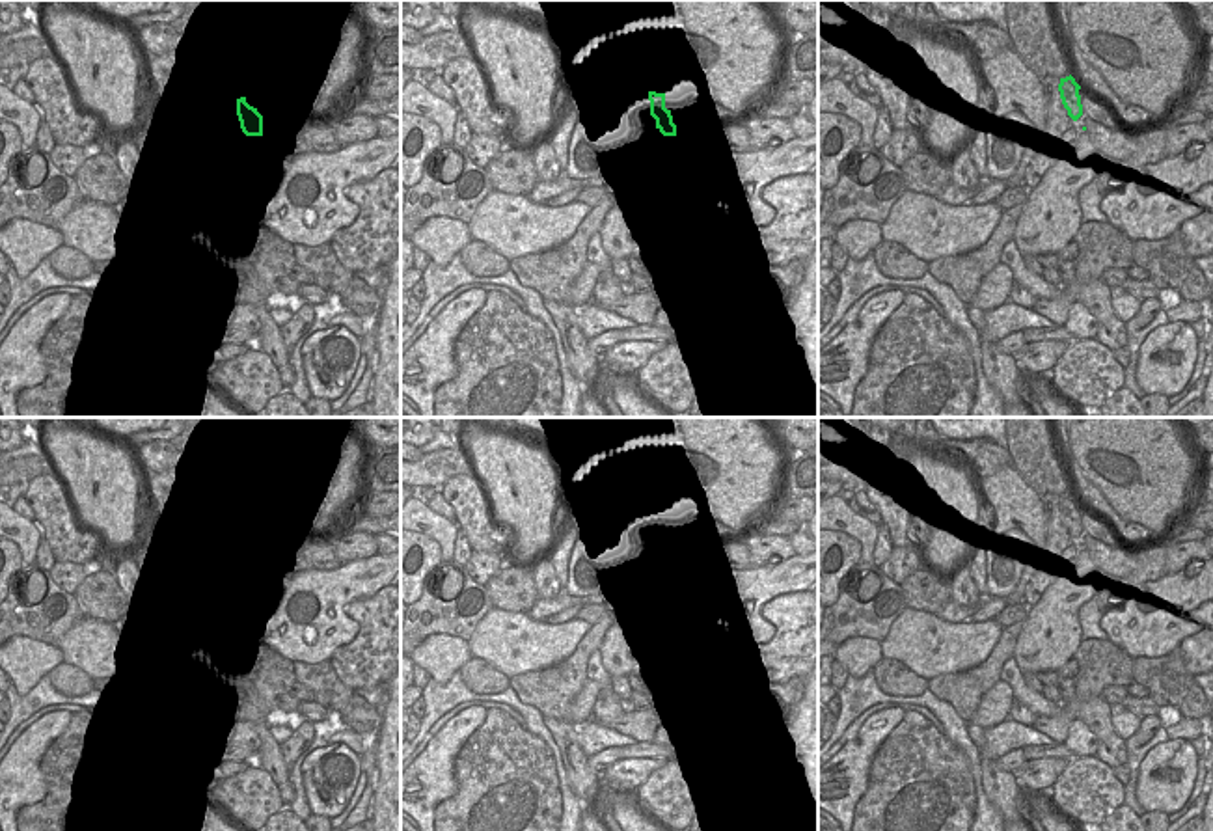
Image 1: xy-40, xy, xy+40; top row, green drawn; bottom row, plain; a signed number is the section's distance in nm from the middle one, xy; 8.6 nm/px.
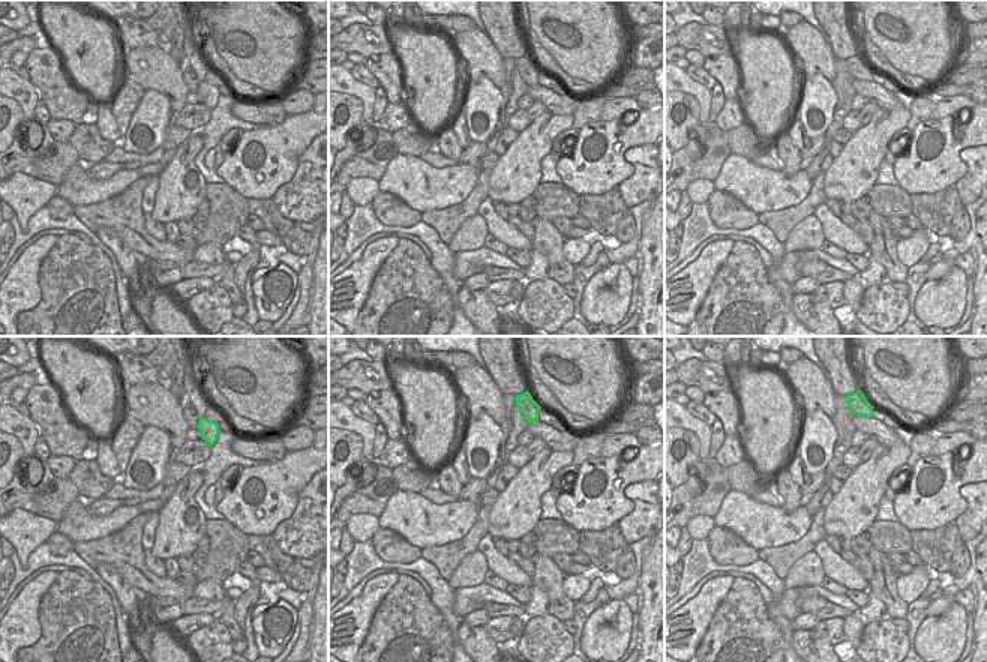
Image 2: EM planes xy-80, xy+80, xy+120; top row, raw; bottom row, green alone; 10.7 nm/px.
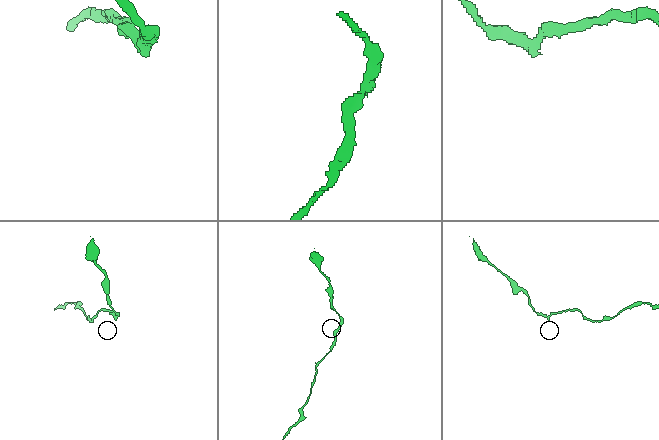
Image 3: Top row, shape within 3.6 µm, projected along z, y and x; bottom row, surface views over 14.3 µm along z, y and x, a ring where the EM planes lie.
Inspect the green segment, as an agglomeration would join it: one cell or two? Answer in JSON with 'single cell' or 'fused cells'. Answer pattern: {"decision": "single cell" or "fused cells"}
{"decision": "fused cells"}

